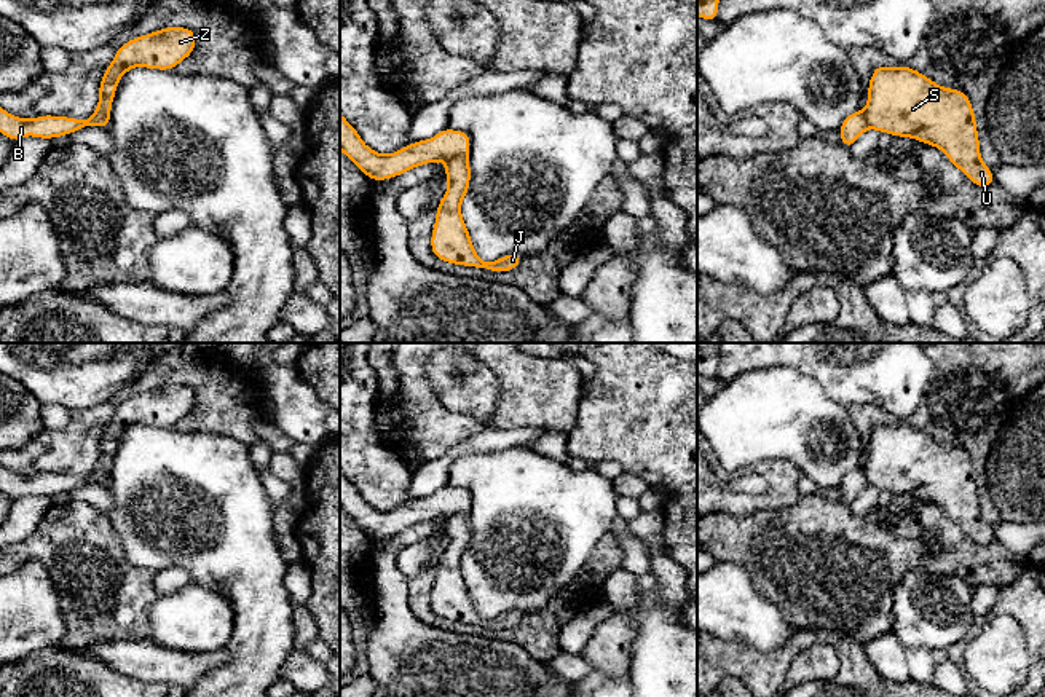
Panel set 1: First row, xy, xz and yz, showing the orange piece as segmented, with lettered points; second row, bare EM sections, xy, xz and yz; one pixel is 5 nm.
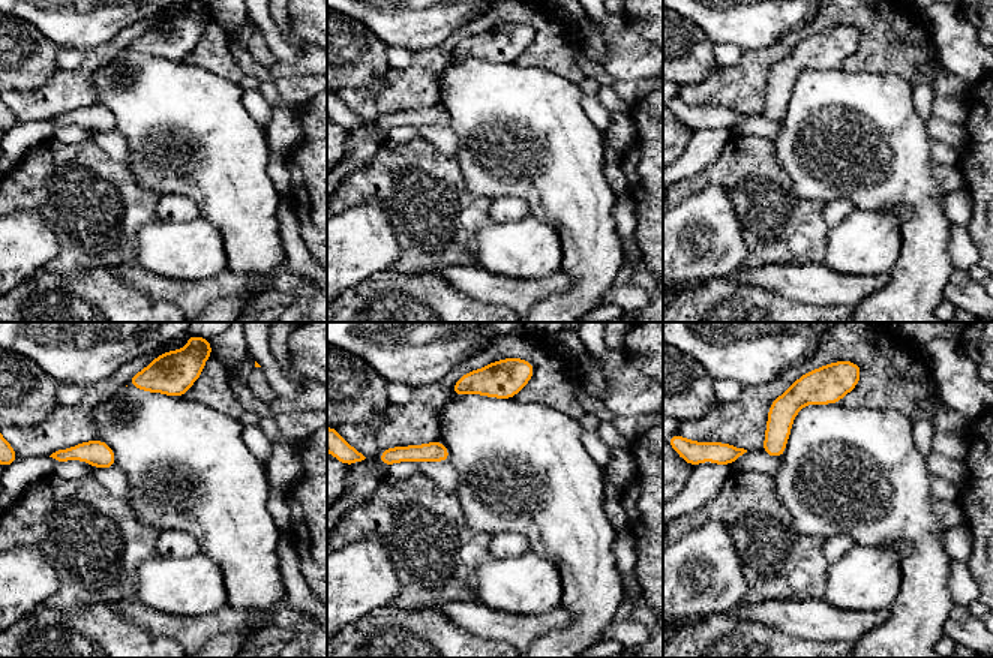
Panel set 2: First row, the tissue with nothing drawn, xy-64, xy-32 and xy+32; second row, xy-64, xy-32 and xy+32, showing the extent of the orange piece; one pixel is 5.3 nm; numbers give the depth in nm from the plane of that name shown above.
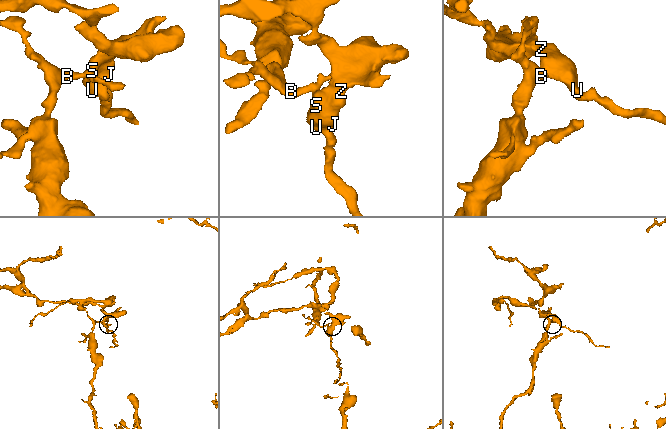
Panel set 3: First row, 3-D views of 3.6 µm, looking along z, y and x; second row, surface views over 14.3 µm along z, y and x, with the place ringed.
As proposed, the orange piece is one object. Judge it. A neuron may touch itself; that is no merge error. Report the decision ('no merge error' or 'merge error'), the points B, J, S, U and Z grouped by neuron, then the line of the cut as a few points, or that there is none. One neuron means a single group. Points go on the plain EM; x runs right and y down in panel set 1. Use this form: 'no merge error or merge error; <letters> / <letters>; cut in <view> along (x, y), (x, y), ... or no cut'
merge error; B / J S U Z; cut in xy along (90, 476), (101, 484), (109, 482)

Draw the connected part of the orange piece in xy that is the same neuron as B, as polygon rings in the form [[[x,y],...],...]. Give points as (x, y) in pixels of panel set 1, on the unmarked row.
[[[0,464],[0,491],[11,498],[24,496],[32,491],[37,496],[54,496],[61,493],[69,493],[70,490],[97,483],[96,478],[89,477],[77,477],[69,474],[54,474],[43,472],[32,477],[24,477],[14,472],[10,472],[6,467]]]

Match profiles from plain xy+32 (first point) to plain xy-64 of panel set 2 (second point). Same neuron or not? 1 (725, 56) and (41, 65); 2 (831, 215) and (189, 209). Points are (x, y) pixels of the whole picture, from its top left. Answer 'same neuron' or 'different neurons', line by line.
1: different neurons
2: same neuron

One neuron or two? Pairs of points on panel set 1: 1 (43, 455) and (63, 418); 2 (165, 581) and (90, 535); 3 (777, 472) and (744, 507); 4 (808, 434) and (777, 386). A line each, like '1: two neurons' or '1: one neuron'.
1: two neurons
2: two neurons
3: one neuron
4: one neuron

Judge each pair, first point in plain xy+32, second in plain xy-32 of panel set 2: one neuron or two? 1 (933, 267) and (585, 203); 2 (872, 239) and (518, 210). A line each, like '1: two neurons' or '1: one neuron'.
1: one neuron
2: two neurons

